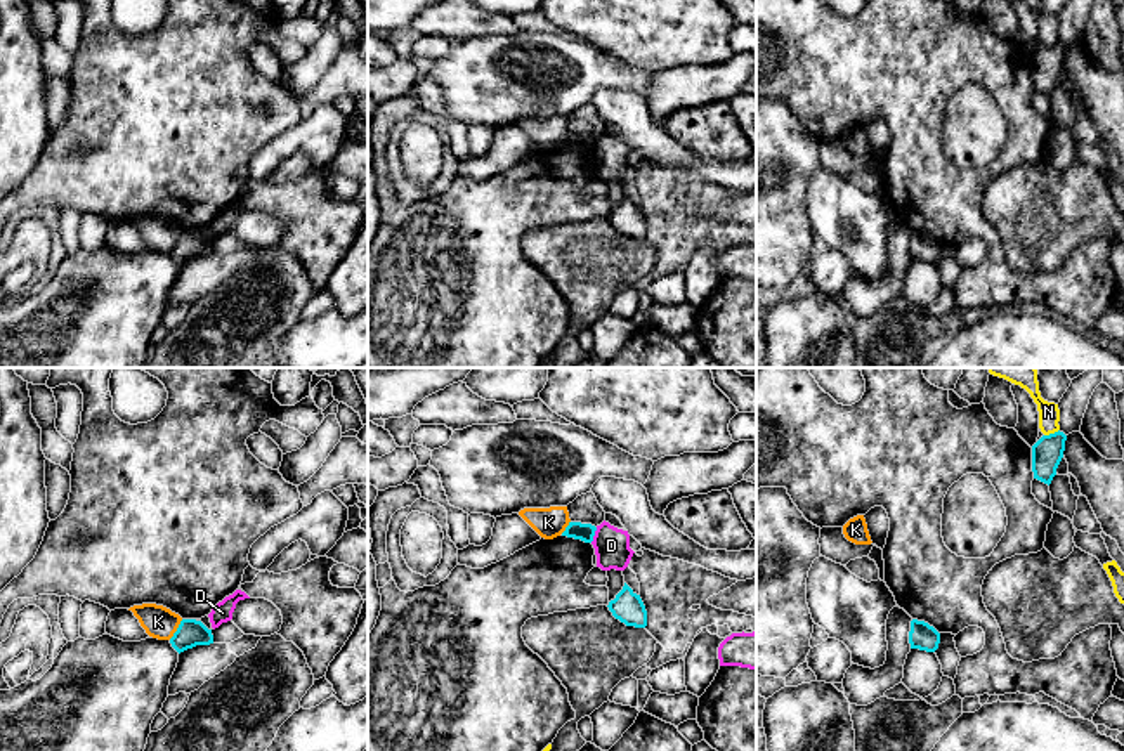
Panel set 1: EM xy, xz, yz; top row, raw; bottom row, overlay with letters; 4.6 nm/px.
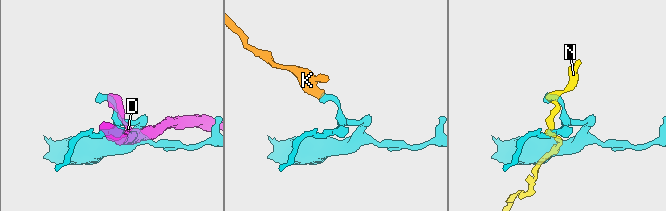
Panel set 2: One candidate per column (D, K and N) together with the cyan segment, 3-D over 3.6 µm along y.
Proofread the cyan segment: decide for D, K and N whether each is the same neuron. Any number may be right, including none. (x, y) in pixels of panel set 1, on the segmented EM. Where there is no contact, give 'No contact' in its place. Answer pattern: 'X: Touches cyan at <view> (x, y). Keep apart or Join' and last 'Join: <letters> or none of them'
D: Touches cyan at xz (594, 535). Keep apart
K: Touches cyan at xy (177, 630). Keep apart
N: Touches cyan at yz (1052, 434). Keep apart
Join: none of them

